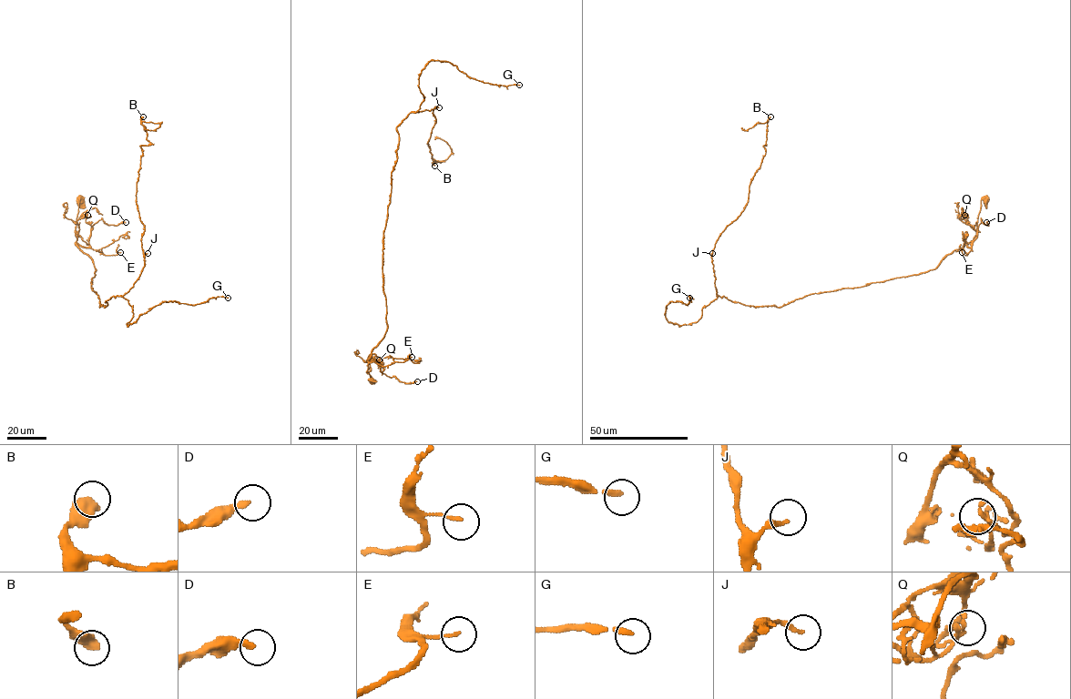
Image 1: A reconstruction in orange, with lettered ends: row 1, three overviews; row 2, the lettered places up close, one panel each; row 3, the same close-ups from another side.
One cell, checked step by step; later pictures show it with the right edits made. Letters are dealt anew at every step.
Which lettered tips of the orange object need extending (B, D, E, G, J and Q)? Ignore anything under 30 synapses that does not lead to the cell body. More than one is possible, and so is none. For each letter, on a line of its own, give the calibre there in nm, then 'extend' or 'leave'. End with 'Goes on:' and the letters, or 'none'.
B: calibre 550 nm; leave
D: calibre 240 nm; extend
E: calibre 100 nm; leave
G: calibre 190 nm; extend
J: calibre 240 nm; leave
Q: calibre 160 nm; leave
Goes on: D, G

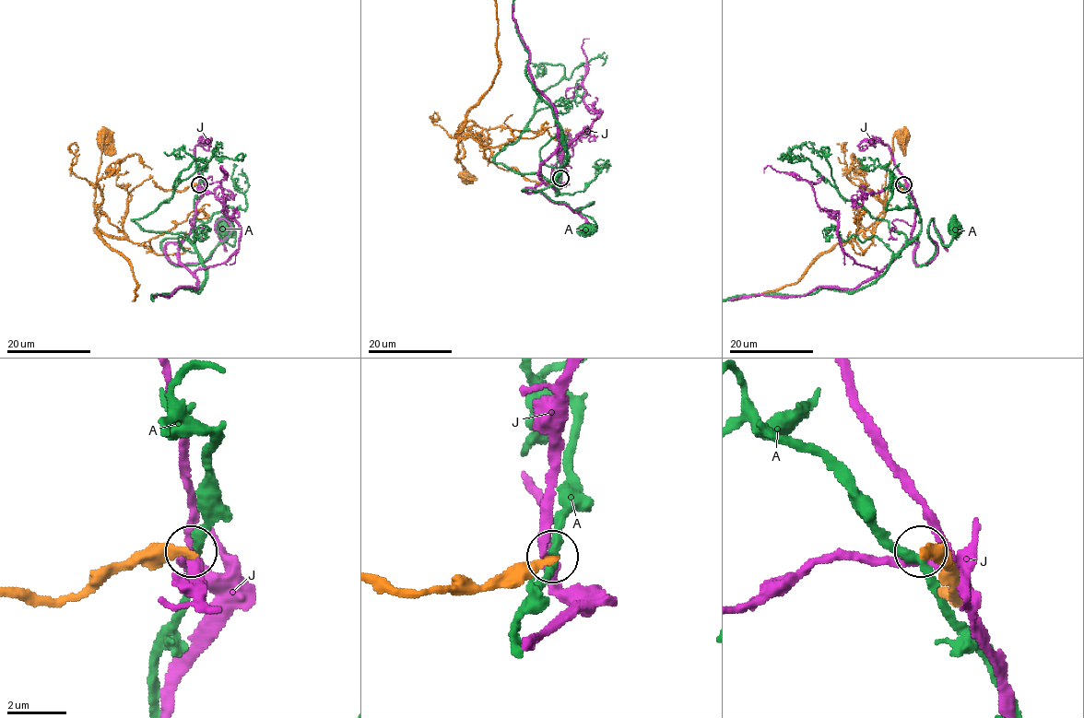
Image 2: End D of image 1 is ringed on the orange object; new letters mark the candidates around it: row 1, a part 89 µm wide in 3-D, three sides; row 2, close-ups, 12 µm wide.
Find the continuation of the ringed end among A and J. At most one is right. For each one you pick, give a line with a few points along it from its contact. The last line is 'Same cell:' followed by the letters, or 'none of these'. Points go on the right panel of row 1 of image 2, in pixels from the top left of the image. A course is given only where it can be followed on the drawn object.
Same cell: none of these

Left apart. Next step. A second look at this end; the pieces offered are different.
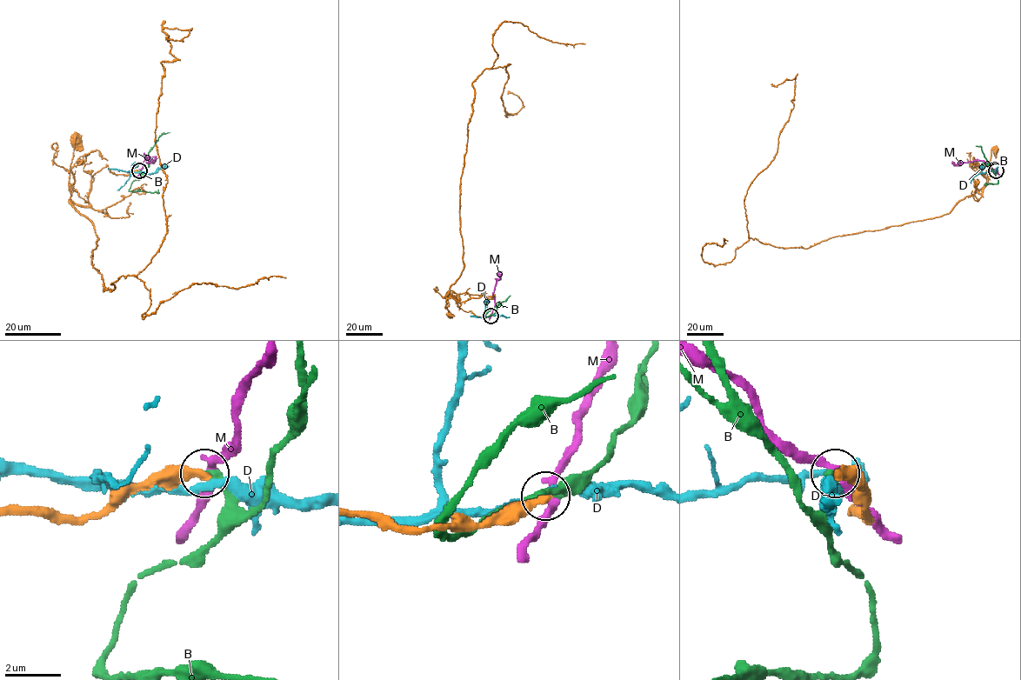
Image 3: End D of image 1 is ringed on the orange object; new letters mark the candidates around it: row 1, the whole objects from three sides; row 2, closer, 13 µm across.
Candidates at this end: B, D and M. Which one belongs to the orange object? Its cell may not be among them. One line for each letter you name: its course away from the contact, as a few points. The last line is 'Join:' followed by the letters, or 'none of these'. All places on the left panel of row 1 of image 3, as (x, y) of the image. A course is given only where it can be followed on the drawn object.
B: Its course: (139, 170), (145, 173), (150, 161), (149, 151), (161, 135), (170, 132)
Join: B

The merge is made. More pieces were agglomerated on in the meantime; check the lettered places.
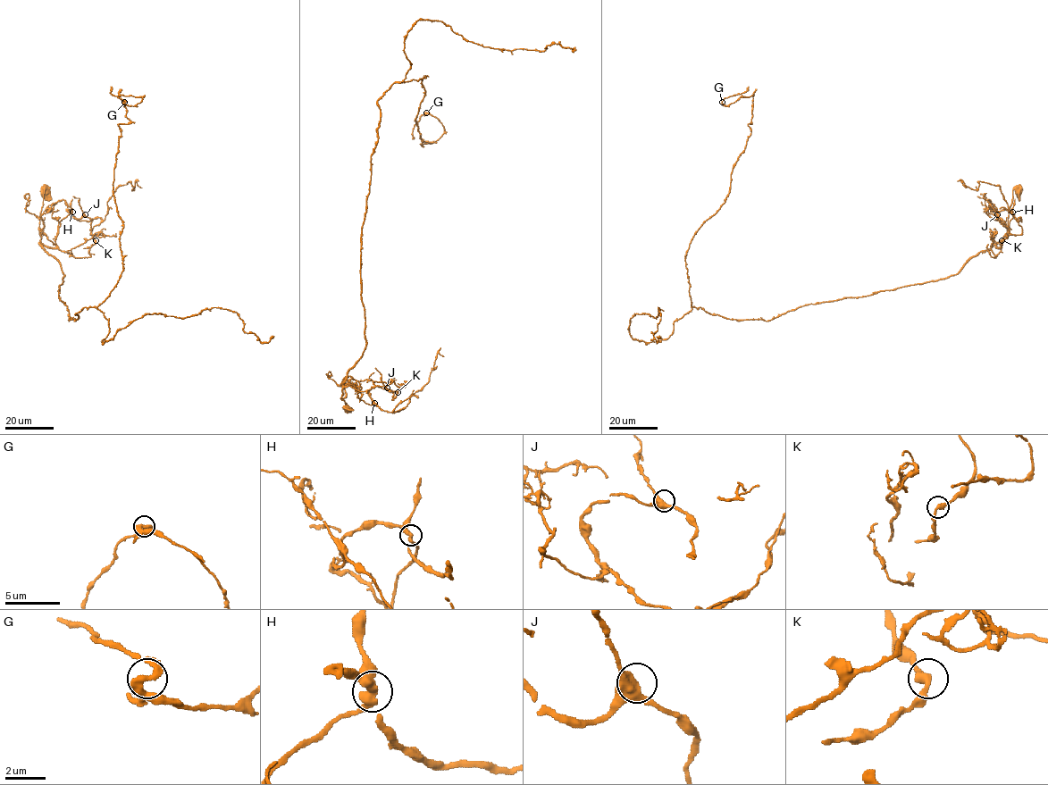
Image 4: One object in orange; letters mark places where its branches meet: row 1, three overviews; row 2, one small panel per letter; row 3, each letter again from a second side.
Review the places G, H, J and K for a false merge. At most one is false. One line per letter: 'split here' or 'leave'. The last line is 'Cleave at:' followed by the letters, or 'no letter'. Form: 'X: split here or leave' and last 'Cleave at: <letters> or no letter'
G: leave
H: leave
J: leave
K: leave
Cleave at: no letter

